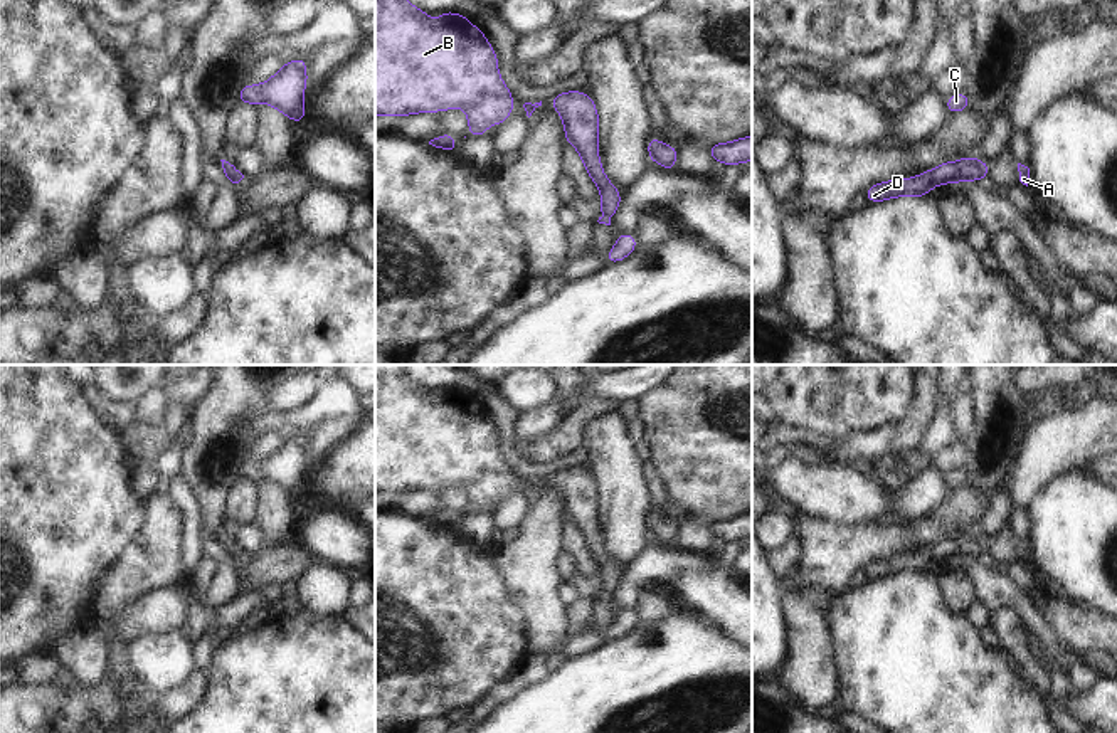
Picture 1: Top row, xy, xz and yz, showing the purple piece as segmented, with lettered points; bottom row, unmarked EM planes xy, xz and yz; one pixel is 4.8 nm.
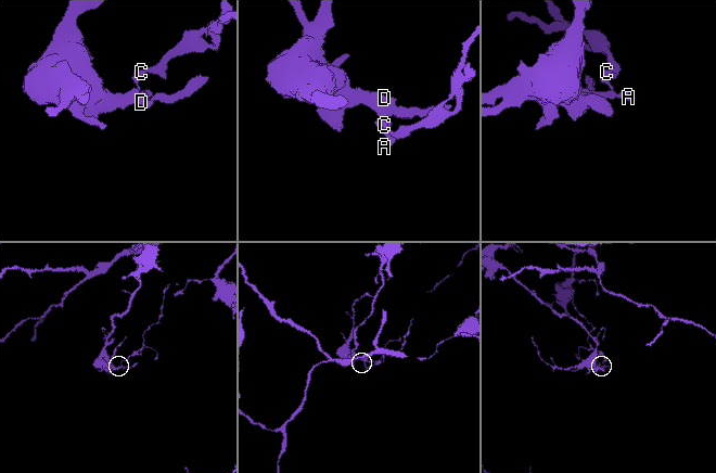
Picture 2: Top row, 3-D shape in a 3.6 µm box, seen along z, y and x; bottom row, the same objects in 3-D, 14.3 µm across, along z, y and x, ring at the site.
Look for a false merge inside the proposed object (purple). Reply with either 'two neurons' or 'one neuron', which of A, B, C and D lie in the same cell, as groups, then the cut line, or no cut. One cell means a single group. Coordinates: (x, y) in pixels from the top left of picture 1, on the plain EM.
two neurons; A C / B D; cut in yz along (979, 538), (984, 552)

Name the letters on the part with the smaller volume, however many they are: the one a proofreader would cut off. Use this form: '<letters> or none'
A, C

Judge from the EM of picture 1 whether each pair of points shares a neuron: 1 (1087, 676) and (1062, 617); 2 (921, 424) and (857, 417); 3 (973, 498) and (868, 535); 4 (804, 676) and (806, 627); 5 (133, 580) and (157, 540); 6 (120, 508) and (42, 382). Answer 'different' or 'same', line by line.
1: different
2: different
3: same
4: same
5: same
6: same

